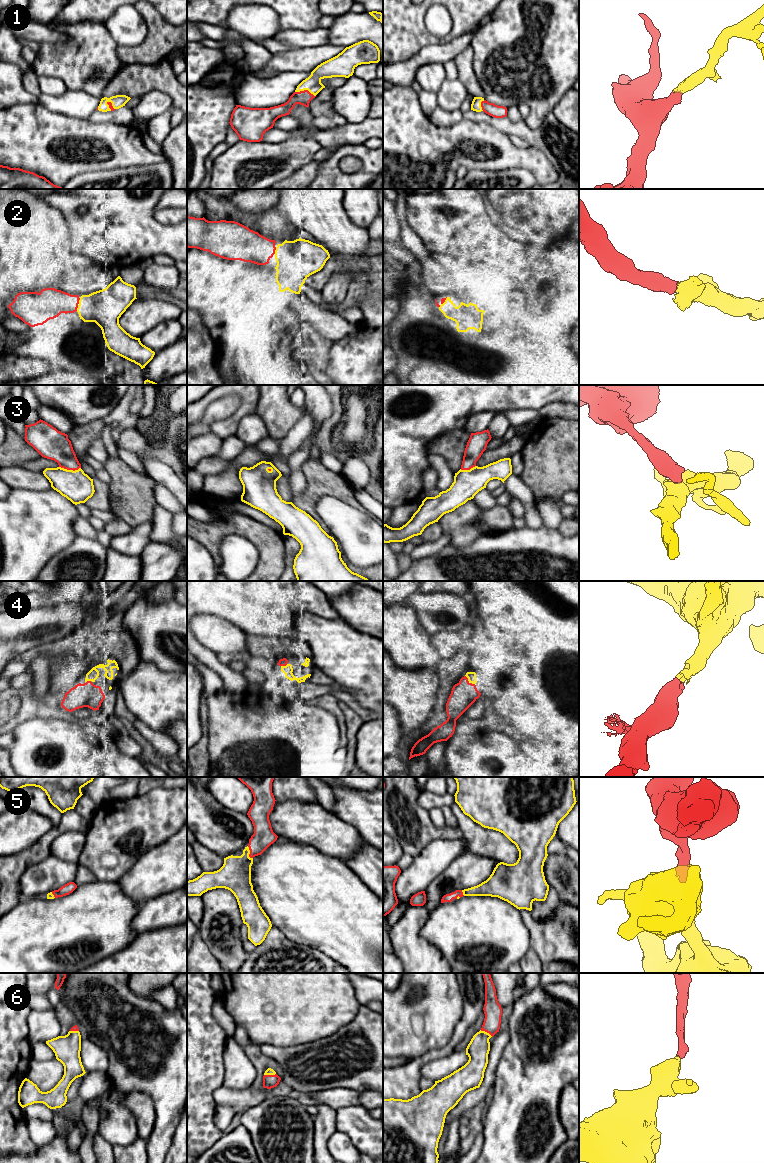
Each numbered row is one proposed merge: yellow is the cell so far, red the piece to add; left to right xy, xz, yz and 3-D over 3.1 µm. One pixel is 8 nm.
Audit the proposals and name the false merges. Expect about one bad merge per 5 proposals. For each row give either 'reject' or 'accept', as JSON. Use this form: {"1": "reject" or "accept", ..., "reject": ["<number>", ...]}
{"1": "accept", "2": "accept", "3": "accept", "4": "accept", "5": "accept", "6": "accept", "reject": []}

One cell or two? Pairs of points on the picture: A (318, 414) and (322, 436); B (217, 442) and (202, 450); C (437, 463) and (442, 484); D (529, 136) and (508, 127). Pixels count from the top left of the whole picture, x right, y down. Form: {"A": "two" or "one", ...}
{"A": "two", "B": "one", "C": "one", "D": "one"}

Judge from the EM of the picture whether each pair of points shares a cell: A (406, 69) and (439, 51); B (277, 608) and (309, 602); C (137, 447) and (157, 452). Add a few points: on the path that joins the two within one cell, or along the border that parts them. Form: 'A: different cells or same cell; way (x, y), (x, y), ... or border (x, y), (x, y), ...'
A: same cell; way (414, 62), (423, 56), (431, 54)
B: same cell; way (285, 602), (301, 602)
C: same cell; way (142, 447), (152, 451)

